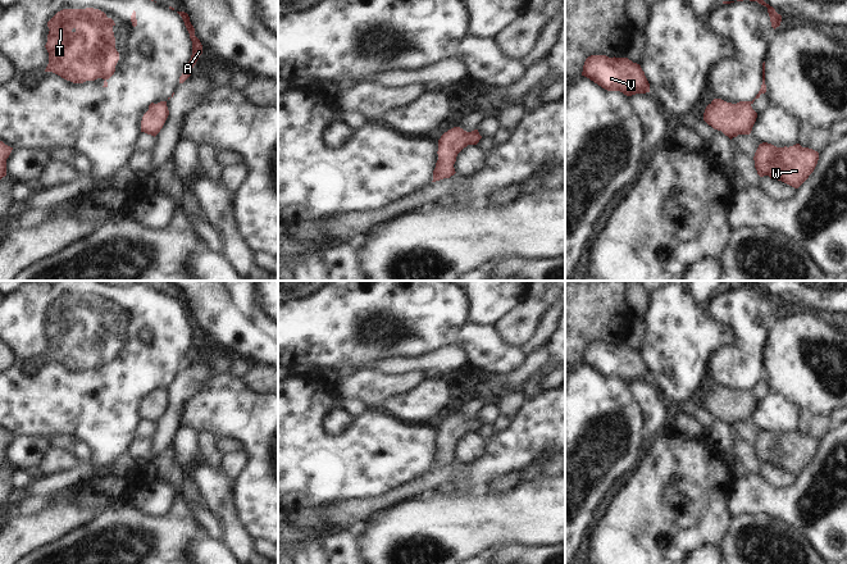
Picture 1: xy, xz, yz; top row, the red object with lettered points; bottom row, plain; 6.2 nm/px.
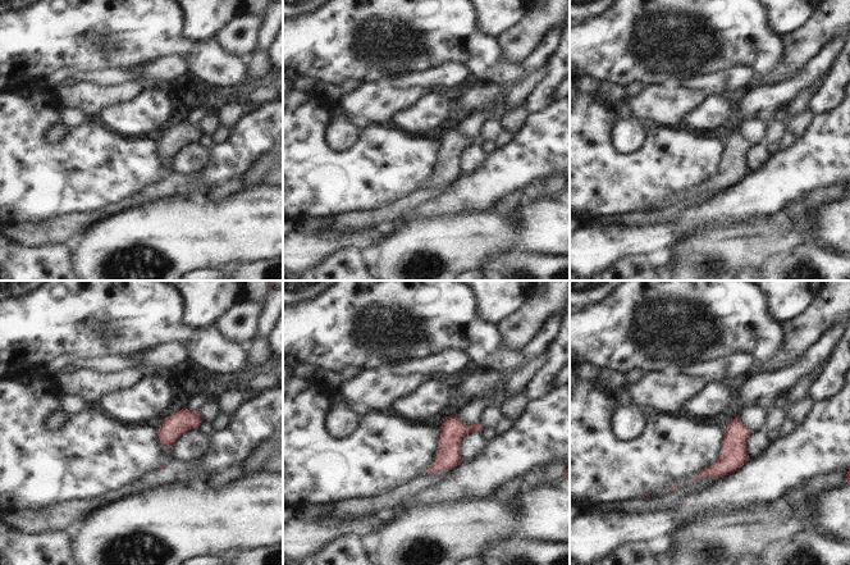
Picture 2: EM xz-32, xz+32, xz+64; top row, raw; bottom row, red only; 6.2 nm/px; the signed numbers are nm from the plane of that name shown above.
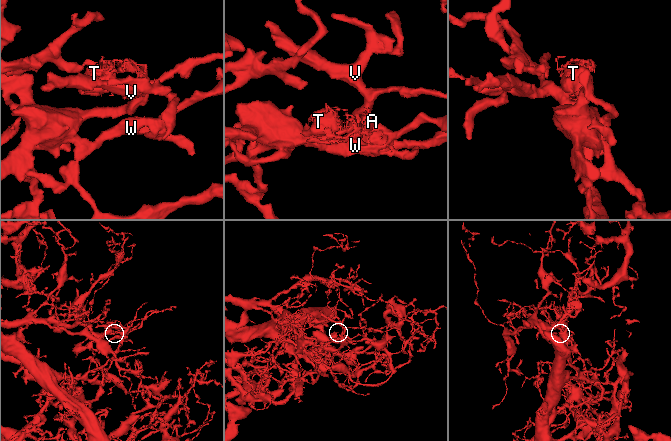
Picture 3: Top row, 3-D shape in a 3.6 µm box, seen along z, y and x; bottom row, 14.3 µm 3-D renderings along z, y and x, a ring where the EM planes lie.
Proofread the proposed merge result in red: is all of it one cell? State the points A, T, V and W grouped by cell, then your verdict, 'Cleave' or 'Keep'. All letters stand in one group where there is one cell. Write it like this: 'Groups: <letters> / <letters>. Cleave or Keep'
Groups: A T / V W. Cleave.

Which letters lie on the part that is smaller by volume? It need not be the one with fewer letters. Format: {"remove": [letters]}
{"remove": ["A", "T"]}

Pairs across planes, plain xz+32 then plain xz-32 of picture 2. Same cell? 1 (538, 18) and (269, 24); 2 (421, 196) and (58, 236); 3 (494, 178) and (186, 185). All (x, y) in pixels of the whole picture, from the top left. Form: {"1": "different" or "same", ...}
{"1": "different", "2": "same", "3": "different"}

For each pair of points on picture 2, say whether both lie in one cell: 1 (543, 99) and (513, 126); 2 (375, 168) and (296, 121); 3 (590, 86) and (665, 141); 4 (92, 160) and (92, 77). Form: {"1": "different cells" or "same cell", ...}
{"1": "different cells", "2": "same cell", "3": "different cells", "4": "different cells"}

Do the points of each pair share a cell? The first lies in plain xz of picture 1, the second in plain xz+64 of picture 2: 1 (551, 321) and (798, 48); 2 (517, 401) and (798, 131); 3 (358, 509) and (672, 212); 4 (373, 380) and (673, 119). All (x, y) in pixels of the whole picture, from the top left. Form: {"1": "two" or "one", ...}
{"1": "two", "2": "one", "3": "one", "4": "one"}

